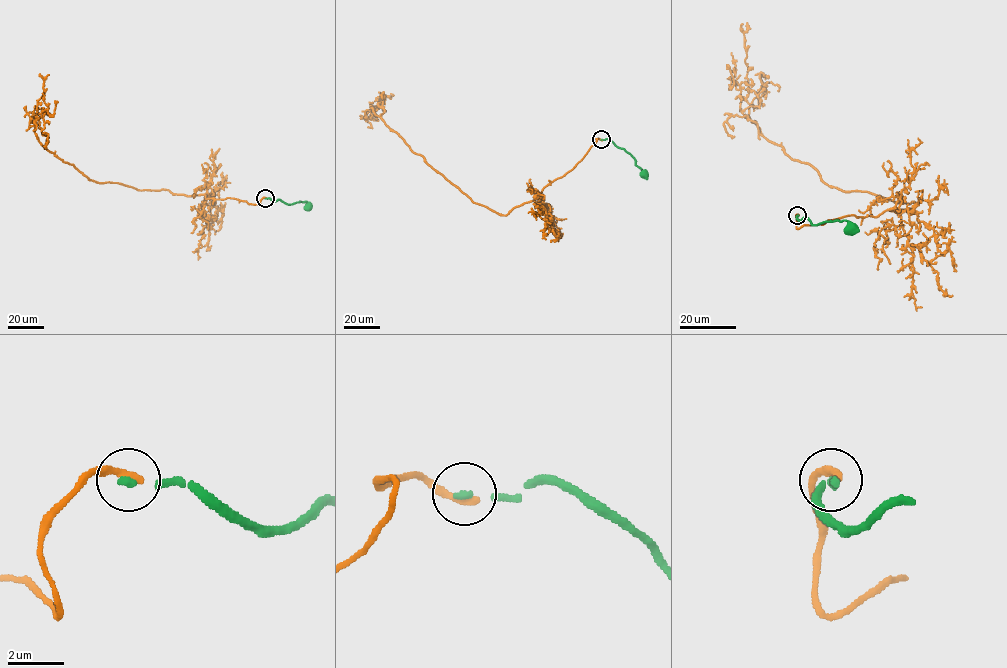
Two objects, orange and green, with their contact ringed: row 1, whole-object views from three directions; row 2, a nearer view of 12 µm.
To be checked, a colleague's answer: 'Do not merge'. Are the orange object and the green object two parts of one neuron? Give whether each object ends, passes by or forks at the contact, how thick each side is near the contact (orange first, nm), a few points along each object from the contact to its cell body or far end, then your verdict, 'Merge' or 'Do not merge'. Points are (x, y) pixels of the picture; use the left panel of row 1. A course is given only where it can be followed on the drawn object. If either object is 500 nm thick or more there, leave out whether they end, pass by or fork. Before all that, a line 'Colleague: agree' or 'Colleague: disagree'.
Colleague: agree
At the ring orange ends. At the ring green ends. Thickness 320 nm (orange) against 200 nm. Course of orange: (265, 198), (260, 206), (89, 179), (48, 151), (35, 133), (37, 101), (44, 94), (39, 74). Course of green: (265, 198), (292, 204), (306, 201), (308, 206). Do not merge

